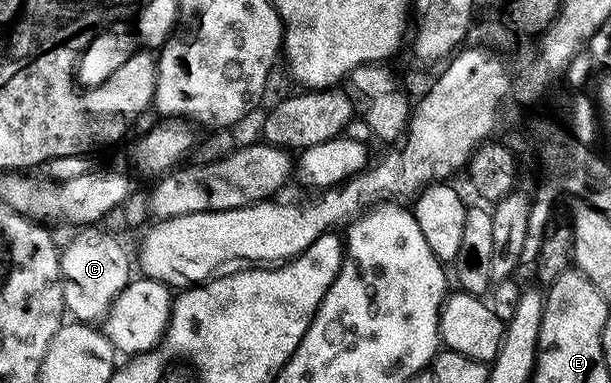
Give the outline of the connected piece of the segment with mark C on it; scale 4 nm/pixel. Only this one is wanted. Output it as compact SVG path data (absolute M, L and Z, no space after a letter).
M97 224L81 226L70 243L61 250L65 308L77 322L100 323L110 313L114 299L132 278L130 257L115 234Z

